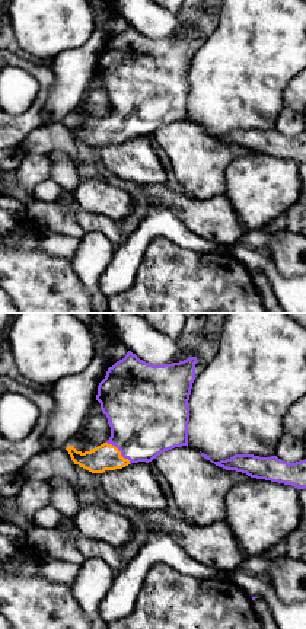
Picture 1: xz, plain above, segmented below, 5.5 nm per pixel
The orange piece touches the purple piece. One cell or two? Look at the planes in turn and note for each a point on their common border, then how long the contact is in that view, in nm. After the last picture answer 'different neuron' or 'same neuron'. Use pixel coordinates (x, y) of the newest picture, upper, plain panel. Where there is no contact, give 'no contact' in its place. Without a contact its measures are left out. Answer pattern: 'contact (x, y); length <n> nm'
contact (120, 125); length 180 nm

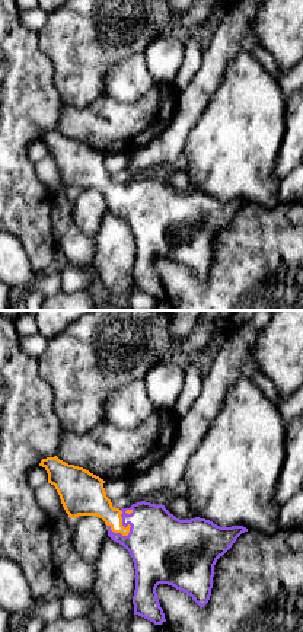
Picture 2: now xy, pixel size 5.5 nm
contact (128, 201); length 180 nm

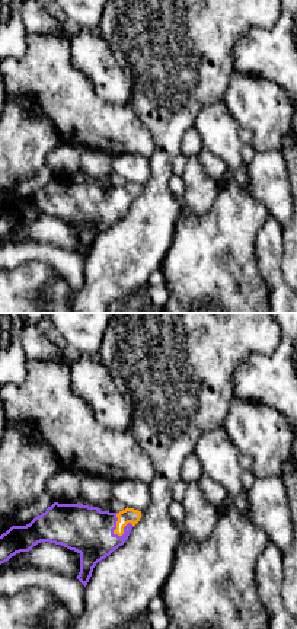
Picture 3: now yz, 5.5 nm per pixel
contact (117, 200); length 140 nm

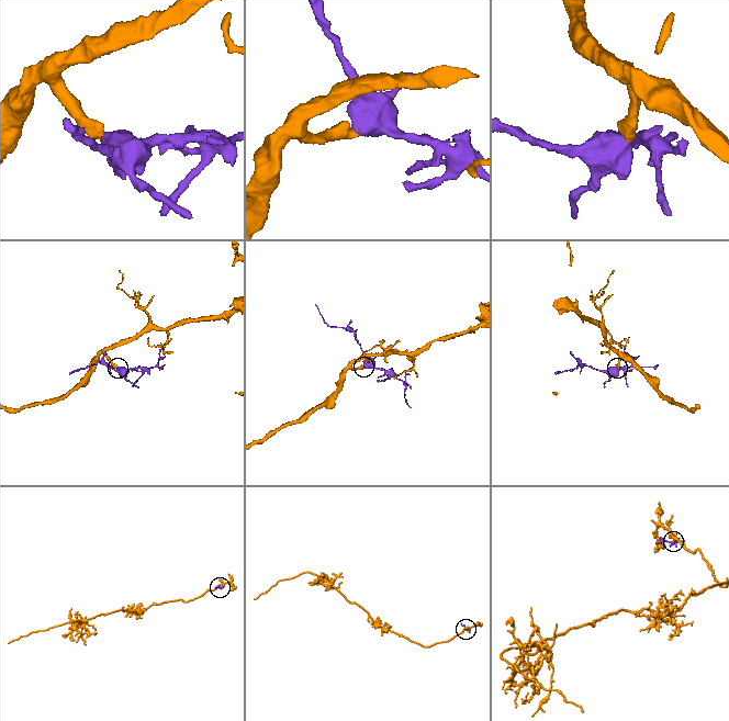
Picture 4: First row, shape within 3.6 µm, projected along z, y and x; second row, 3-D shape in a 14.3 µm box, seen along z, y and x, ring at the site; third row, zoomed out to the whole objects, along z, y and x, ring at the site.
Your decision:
same neuron

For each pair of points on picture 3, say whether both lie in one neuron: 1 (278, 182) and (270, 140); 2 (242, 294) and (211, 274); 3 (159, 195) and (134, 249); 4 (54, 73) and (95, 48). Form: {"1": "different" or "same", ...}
{"1": "different", "2": "same", "3": "same", "4": "different"}

